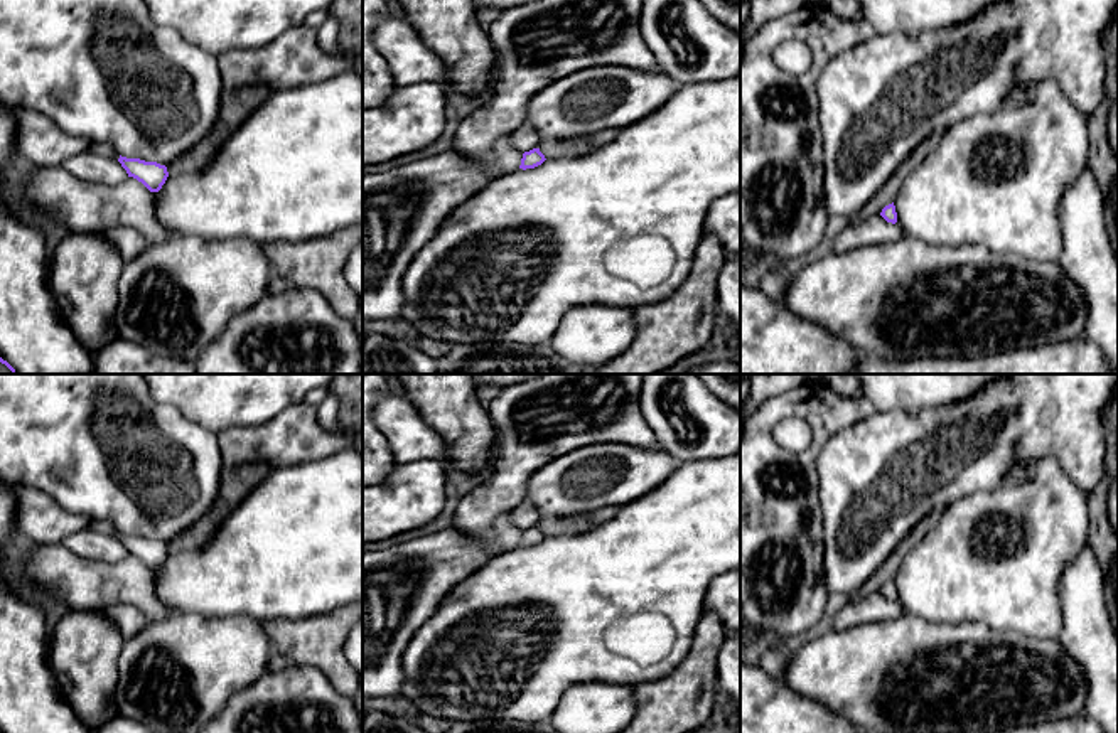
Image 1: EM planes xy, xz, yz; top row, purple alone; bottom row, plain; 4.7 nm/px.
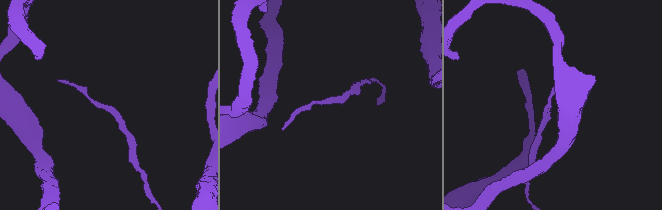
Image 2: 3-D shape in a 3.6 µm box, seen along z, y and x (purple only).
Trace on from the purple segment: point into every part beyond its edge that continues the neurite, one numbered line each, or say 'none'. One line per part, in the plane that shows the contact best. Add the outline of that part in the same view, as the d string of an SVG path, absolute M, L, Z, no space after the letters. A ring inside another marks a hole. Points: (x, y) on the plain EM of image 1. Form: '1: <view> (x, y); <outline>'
none

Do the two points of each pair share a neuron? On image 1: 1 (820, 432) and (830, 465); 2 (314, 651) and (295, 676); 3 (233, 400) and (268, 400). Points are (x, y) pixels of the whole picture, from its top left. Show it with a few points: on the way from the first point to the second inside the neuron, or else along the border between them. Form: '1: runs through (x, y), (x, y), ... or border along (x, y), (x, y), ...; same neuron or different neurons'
1: border along (857, 422), (827, 440), (816, 464), (818, 482); different neurons
2: border along (290, 664), (316, 666), (336, 690); different neurons
3: runs through (241, 400), (260, 400); same neuron

